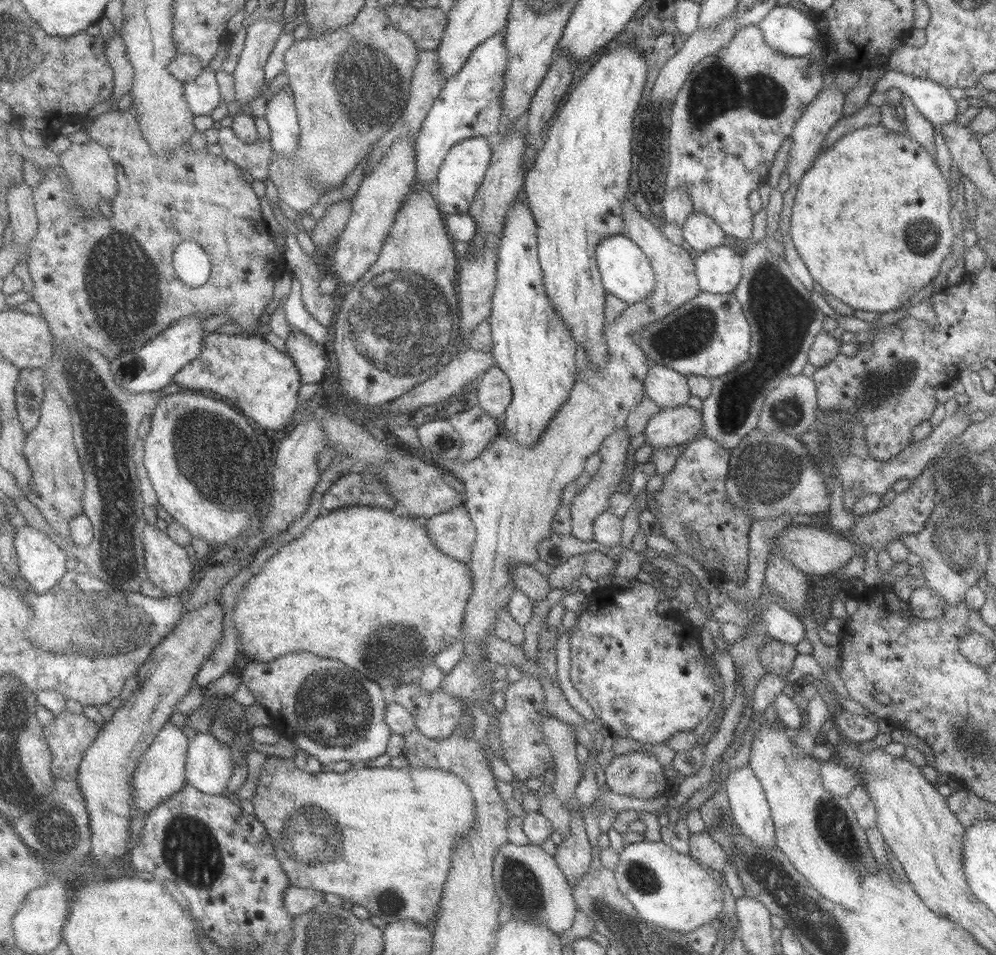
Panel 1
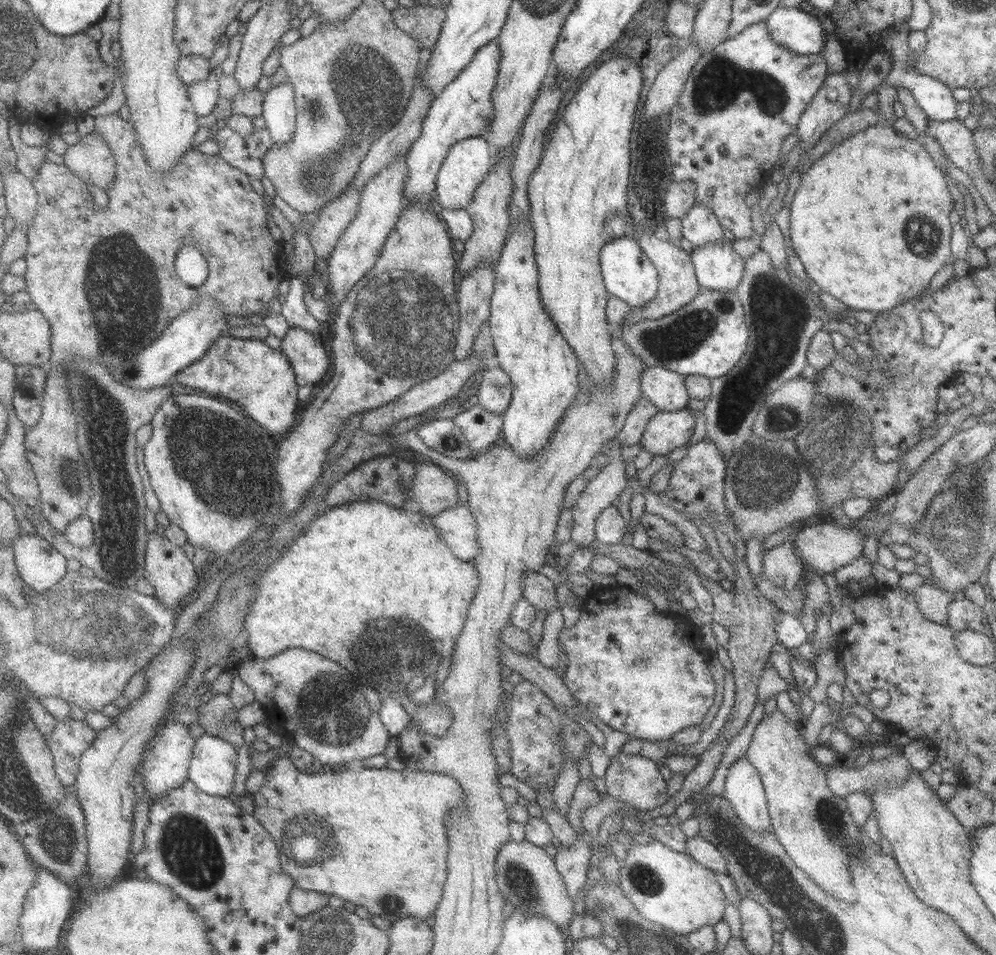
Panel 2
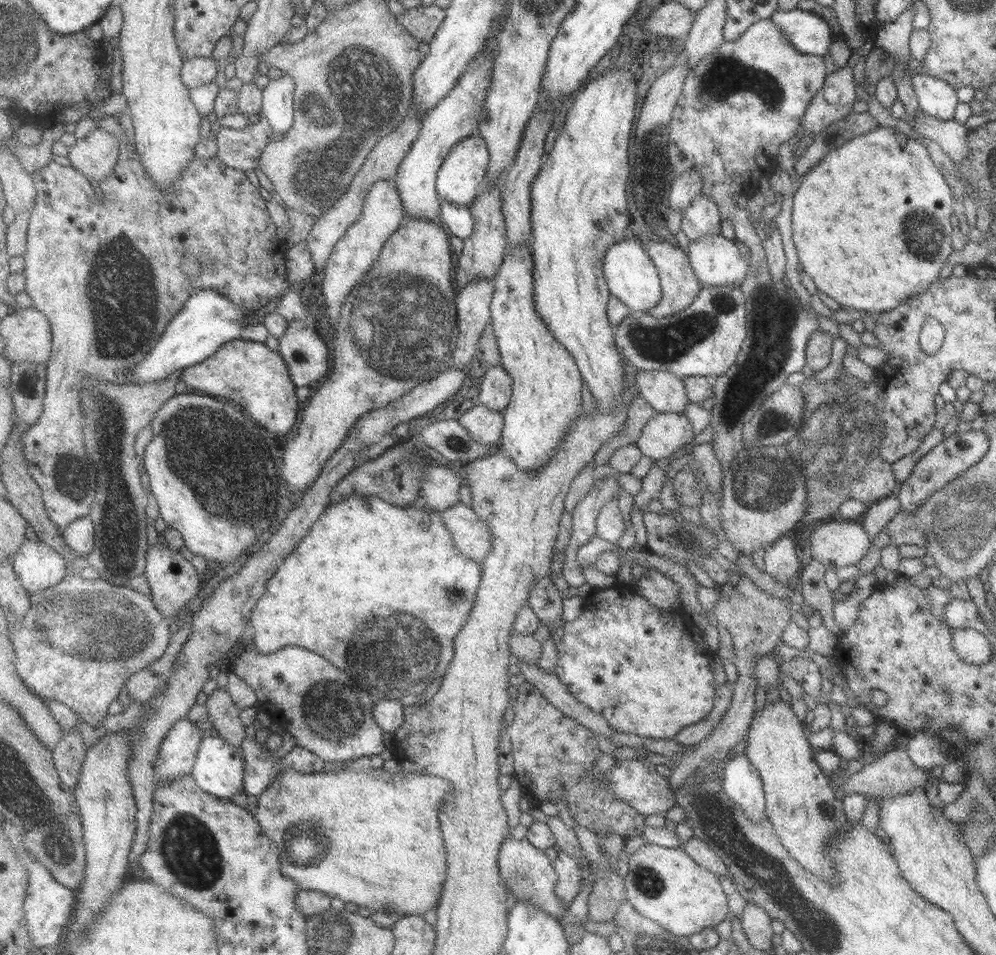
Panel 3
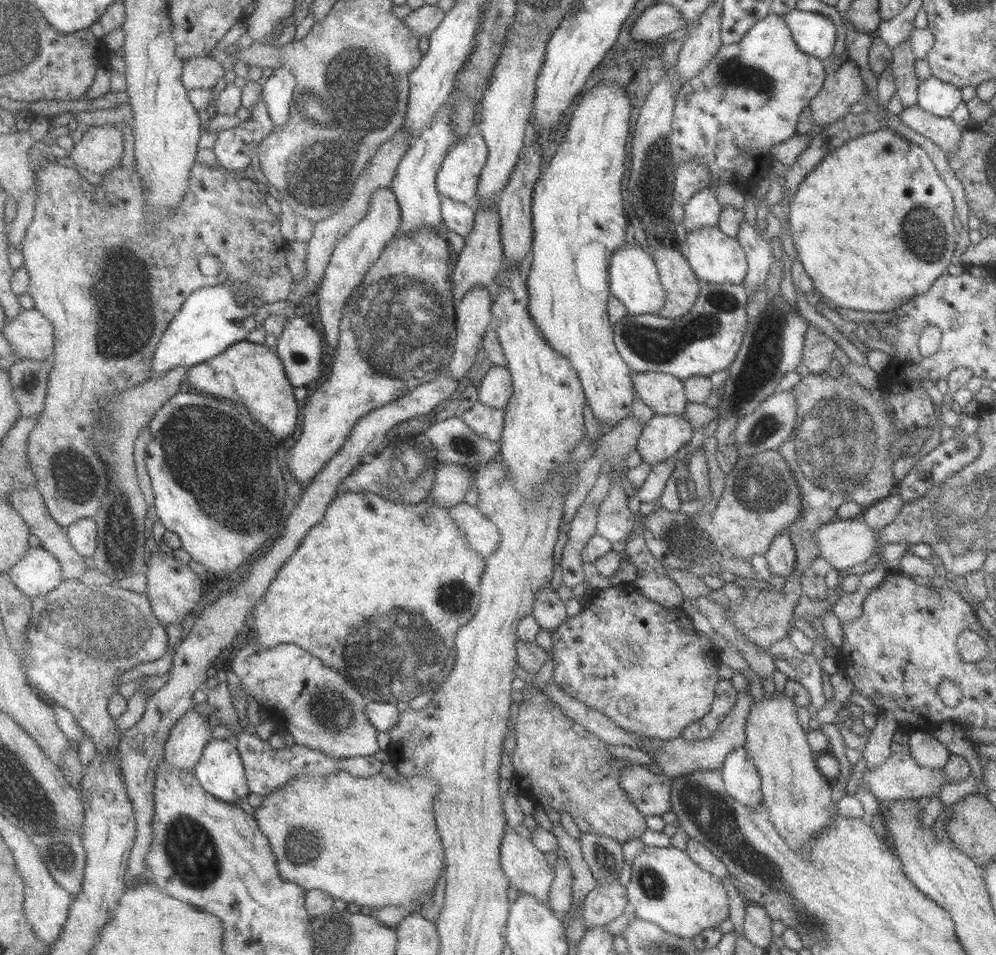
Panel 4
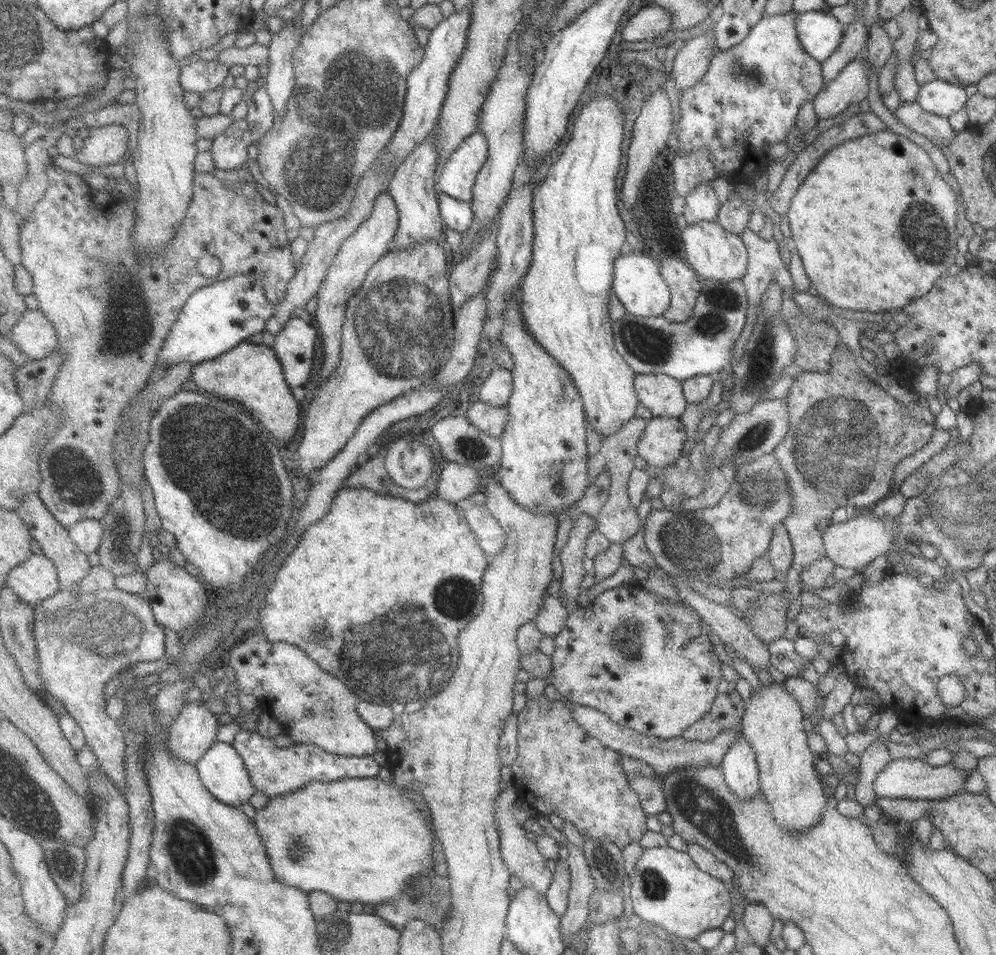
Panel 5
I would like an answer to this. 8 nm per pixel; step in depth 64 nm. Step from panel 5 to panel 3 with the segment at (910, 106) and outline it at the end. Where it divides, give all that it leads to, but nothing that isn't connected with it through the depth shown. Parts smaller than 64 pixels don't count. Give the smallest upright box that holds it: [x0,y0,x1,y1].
[907,111,971,163]

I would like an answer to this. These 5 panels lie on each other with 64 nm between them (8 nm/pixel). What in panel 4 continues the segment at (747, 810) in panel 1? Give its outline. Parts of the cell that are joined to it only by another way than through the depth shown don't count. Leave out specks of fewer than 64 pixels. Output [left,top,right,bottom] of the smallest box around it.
[720,747,763,808]

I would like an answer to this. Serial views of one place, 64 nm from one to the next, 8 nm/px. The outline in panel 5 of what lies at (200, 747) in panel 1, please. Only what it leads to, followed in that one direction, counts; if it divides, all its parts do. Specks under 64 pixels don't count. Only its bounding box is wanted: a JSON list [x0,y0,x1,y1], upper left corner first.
[198,742,255,809]

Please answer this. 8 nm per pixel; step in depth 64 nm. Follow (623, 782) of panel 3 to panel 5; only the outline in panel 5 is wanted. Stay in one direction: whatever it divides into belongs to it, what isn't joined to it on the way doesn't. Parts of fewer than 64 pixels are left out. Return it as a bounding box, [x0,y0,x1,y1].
[631,774,668,814]

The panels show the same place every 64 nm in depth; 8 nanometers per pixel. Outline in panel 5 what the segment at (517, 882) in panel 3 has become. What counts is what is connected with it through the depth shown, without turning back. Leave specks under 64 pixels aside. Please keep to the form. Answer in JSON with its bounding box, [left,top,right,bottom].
[496,787,555,893]

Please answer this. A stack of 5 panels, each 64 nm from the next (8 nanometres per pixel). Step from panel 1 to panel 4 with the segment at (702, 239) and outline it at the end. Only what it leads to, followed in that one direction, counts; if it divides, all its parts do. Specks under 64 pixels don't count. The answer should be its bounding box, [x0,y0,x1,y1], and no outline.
[683,187,723,231]

